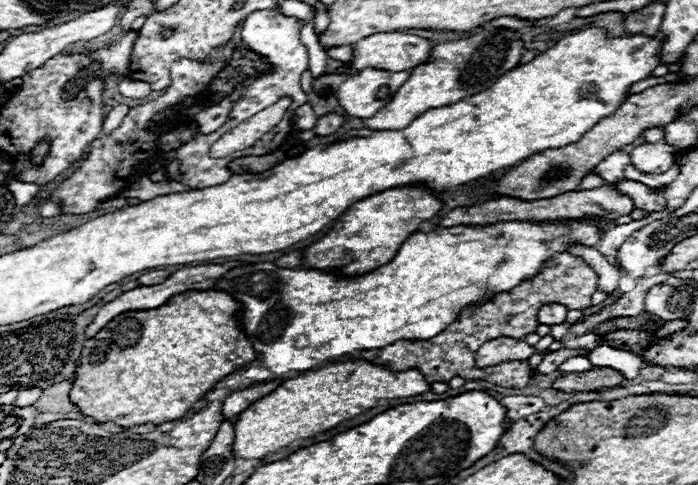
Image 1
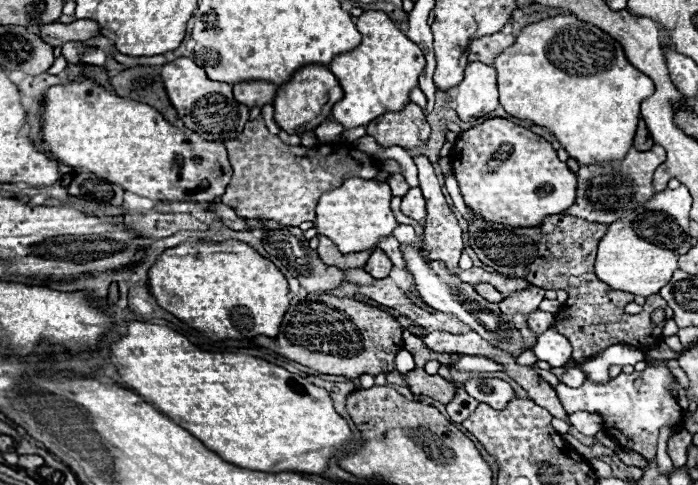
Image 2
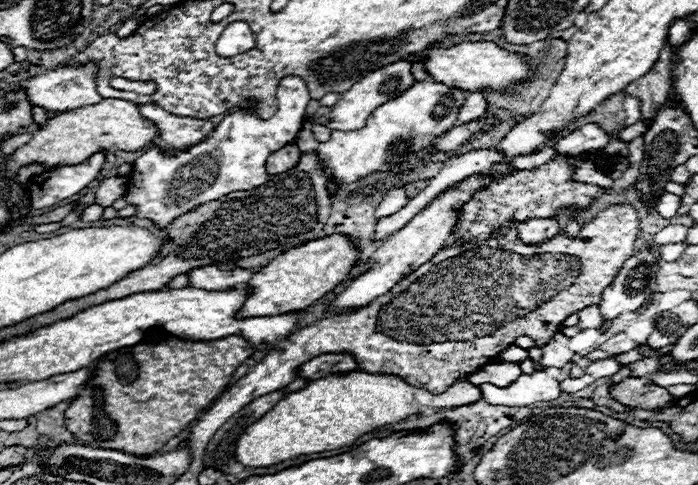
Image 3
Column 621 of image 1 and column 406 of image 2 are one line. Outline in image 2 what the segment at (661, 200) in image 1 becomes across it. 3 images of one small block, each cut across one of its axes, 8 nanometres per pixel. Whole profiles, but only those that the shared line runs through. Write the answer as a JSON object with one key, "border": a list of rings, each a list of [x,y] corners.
{"border":[[[390,174],[388,180],[386,180],[386,184],[390,184],[394,196],[404,196],[410,190],[410,186],[406,184],[406,180],[404,180],[402,174]]]}

